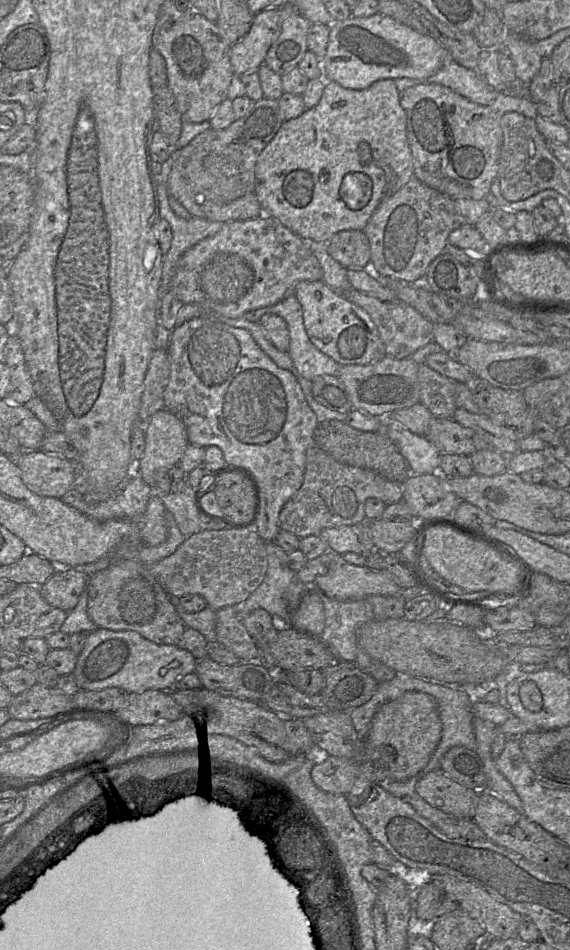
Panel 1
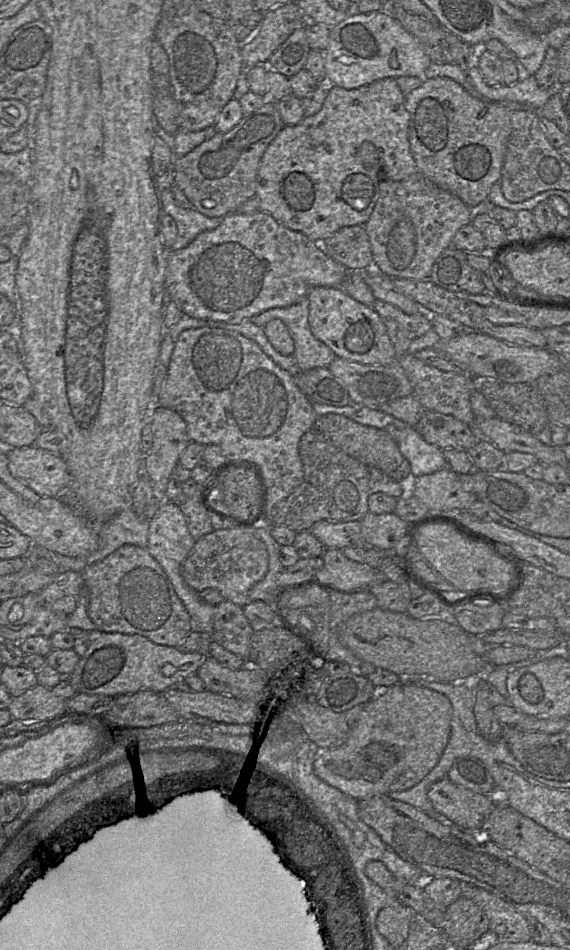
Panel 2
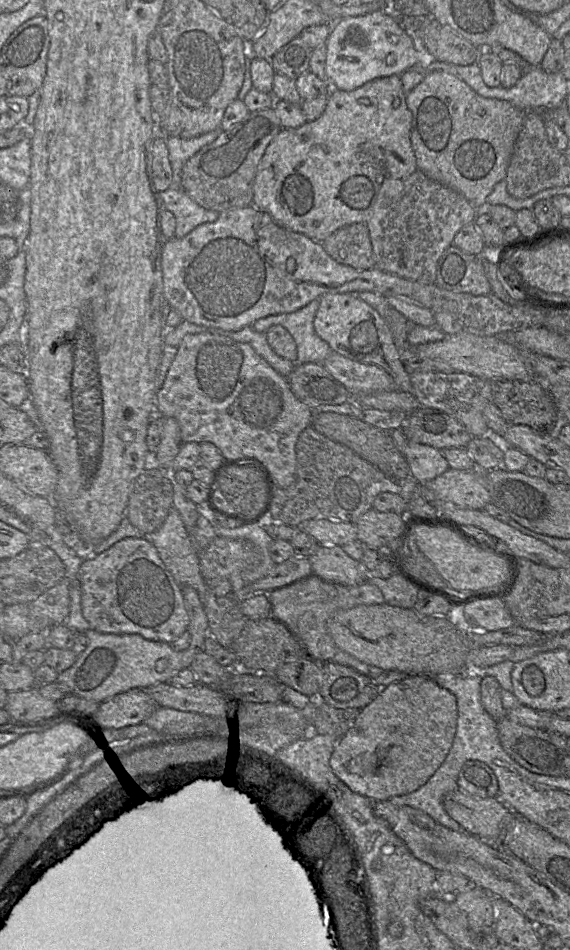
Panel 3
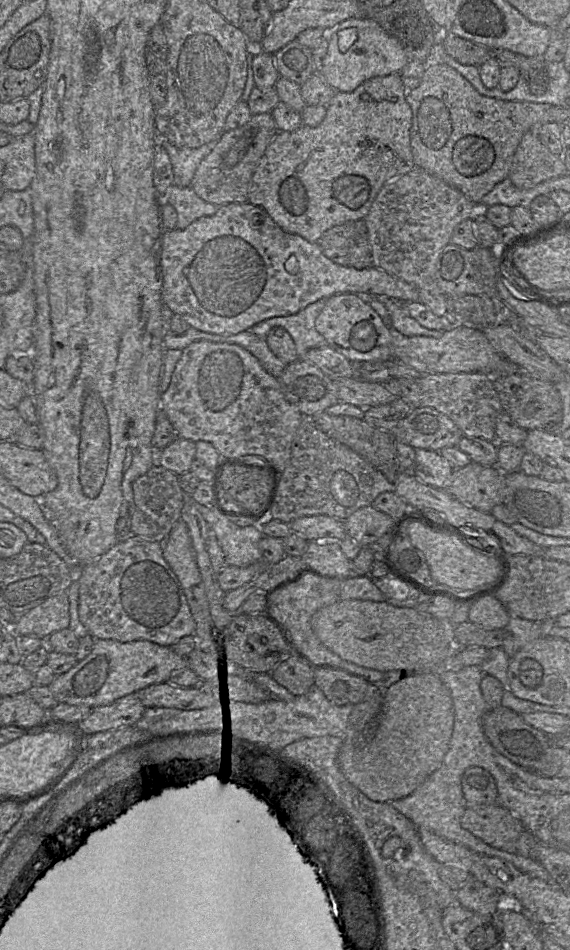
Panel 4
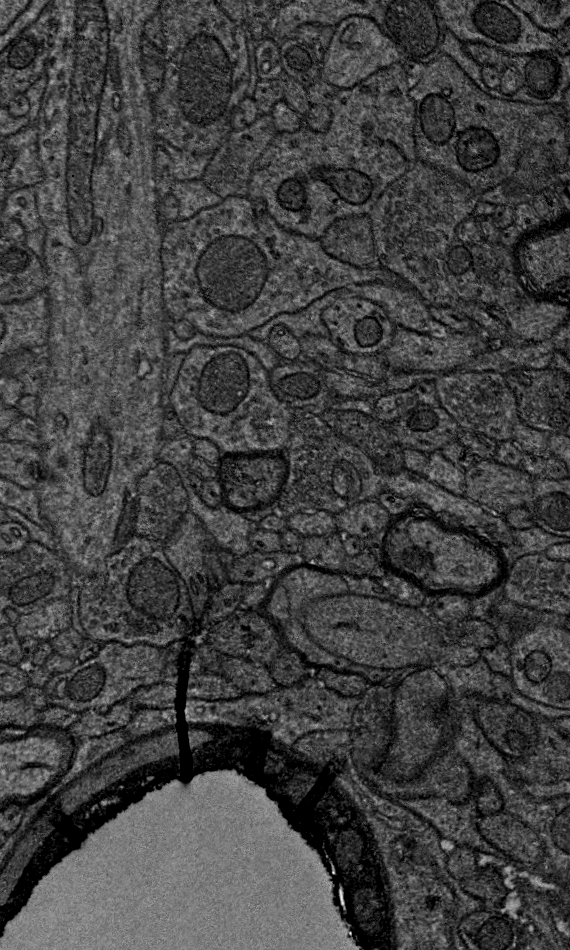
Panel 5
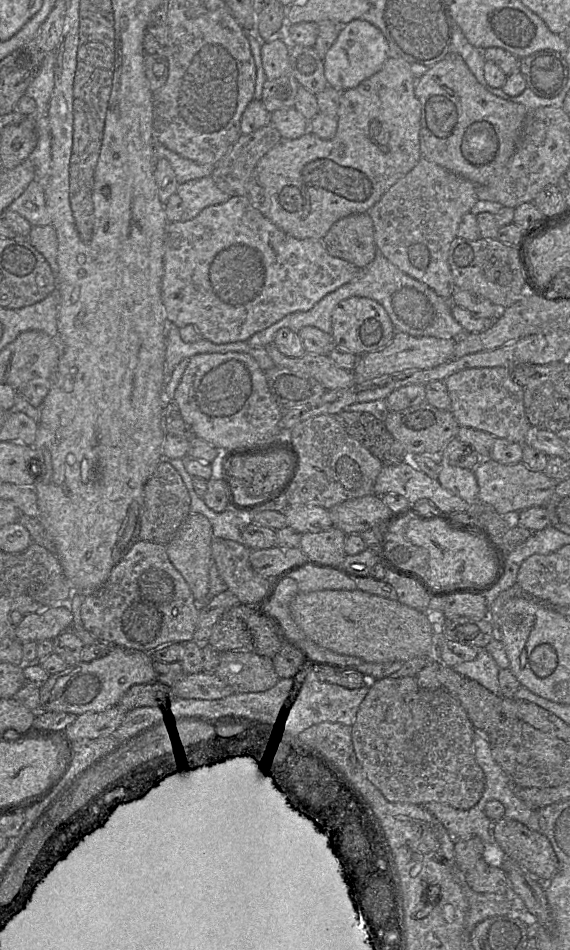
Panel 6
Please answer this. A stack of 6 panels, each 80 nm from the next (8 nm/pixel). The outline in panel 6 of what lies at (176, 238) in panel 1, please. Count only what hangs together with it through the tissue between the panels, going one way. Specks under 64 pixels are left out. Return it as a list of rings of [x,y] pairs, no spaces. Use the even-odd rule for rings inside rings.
[[[211,176],[179,184],[176,193],[183,202],[180,222],[190,221],[203,209],[225,203],[231,198],[218,189]]]

